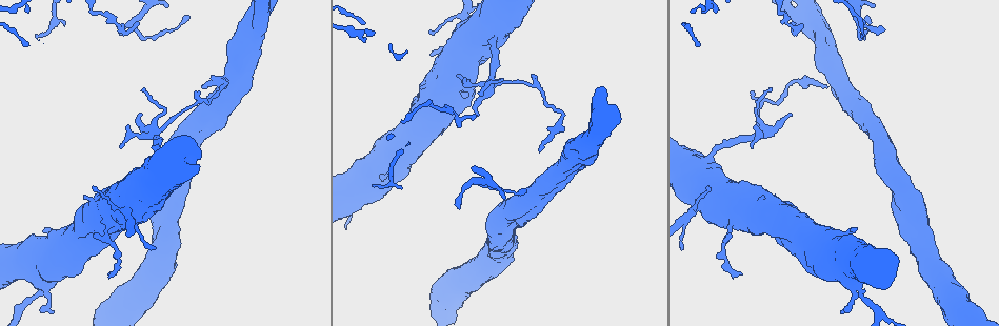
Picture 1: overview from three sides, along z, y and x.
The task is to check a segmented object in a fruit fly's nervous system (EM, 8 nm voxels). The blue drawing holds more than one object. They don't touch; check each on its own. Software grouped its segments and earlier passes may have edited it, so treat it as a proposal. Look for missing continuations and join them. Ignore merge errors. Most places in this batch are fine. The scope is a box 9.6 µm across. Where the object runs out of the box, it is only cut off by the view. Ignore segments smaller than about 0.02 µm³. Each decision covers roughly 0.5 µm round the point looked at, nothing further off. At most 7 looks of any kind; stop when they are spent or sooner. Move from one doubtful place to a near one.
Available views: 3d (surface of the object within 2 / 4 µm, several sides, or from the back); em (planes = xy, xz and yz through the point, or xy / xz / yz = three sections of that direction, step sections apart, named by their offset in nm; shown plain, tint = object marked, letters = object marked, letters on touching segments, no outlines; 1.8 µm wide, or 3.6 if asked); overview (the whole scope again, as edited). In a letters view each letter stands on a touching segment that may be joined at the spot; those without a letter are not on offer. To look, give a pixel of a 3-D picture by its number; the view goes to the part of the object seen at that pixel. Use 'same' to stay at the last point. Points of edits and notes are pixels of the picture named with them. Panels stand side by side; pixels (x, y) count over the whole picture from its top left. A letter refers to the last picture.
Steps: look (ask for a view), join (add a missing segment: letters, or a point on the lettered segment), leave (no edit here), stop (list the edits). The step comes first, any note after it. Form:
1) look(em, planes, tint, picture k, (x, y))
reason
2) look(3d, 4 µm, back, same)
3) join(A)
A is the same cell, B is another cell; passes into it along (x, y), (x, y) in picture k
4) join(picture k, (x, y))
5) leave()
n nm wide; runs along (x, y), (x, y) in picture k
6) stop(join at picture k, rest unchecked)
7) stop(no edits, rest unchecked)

look(3d, 2 µm, picture 1, (883, 32))
tapers out

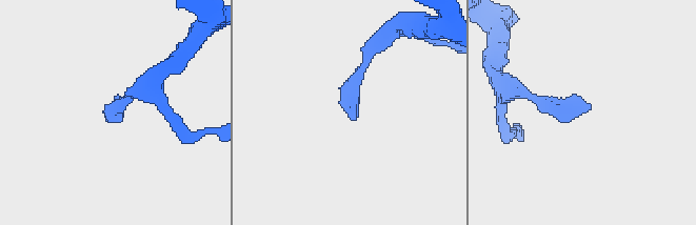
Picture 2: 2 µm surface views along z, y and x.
look(em, planes, letters, picture 2, (120, 110))
shape alone is not enough

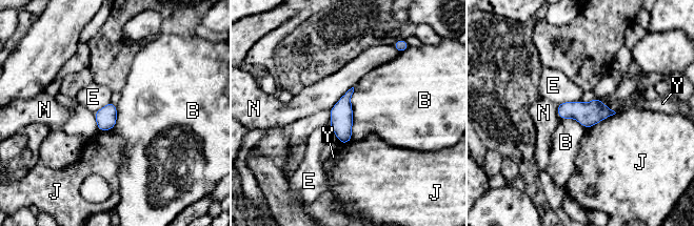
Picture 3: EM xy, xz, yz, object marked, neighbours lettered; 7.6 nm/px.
leave()
B, E, J, N and Y are other cells; none of them fits

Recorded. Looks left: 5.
look(3d, 4 µm, picture 1, (204, 87))
free end

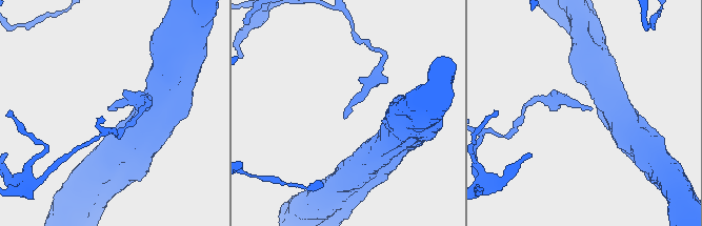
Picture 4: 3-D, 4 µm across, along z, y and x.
look(em, planes, letters, picture 4, (344, 116))

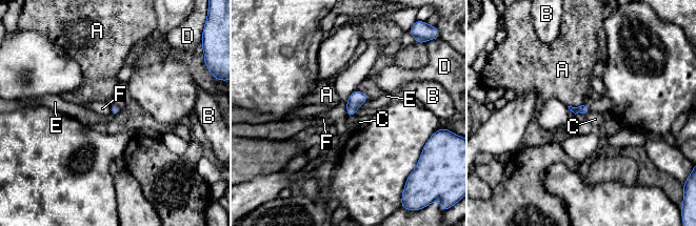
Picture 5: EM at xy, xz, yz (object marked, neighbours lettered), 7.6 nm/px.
leave()
80 nm wide; A, B, C, D, E and F are other cells; border along (344, 103), (346, 116) in picture 5; no lettered segment goes on from it

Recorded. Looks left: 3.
look(em, 3.6 µm, planes, letters, picture 1, (701, 207))
sudden change in width

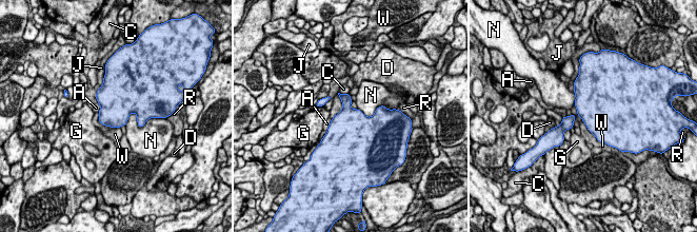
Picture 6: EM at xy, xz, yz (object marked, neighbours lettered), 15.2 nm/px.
leave()
N touches over 440 nm; A, C, D, G, J, N, R and W are other cells; border along (98, 112), (101, 123), (119, 128) in picture 6; none of them fits

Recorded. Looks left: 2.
stop(no edits, rest unchecked)

